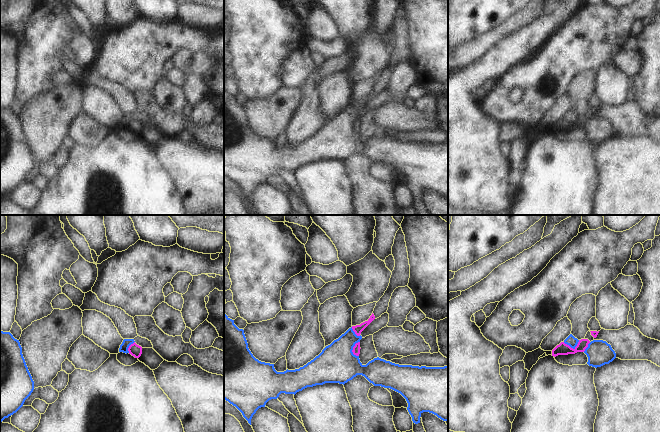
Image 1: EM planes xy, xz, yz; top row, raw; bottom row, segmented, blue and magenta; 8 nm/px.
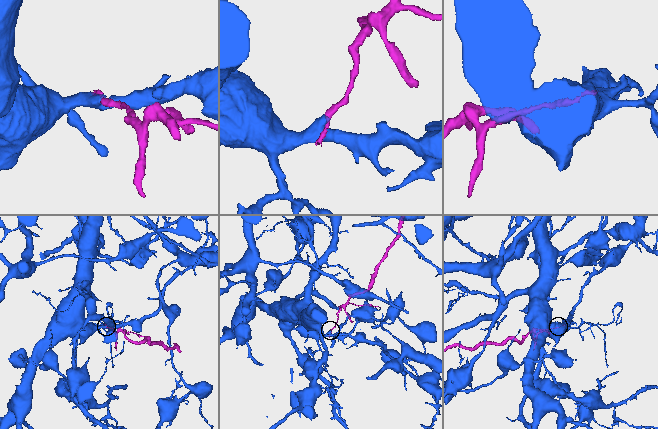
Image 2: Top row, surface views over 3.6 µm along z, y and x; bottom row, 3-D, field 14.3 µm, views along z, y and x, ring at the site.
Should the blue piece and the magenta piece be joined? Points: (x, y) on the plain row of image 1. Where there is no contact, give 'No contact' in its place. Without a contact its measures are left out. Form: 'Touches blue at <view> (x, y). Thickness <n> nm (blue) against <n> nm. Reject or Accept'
Touches blue at xz (352, 124). Thickness 300 nm (blue) against 60 nm. Reject

